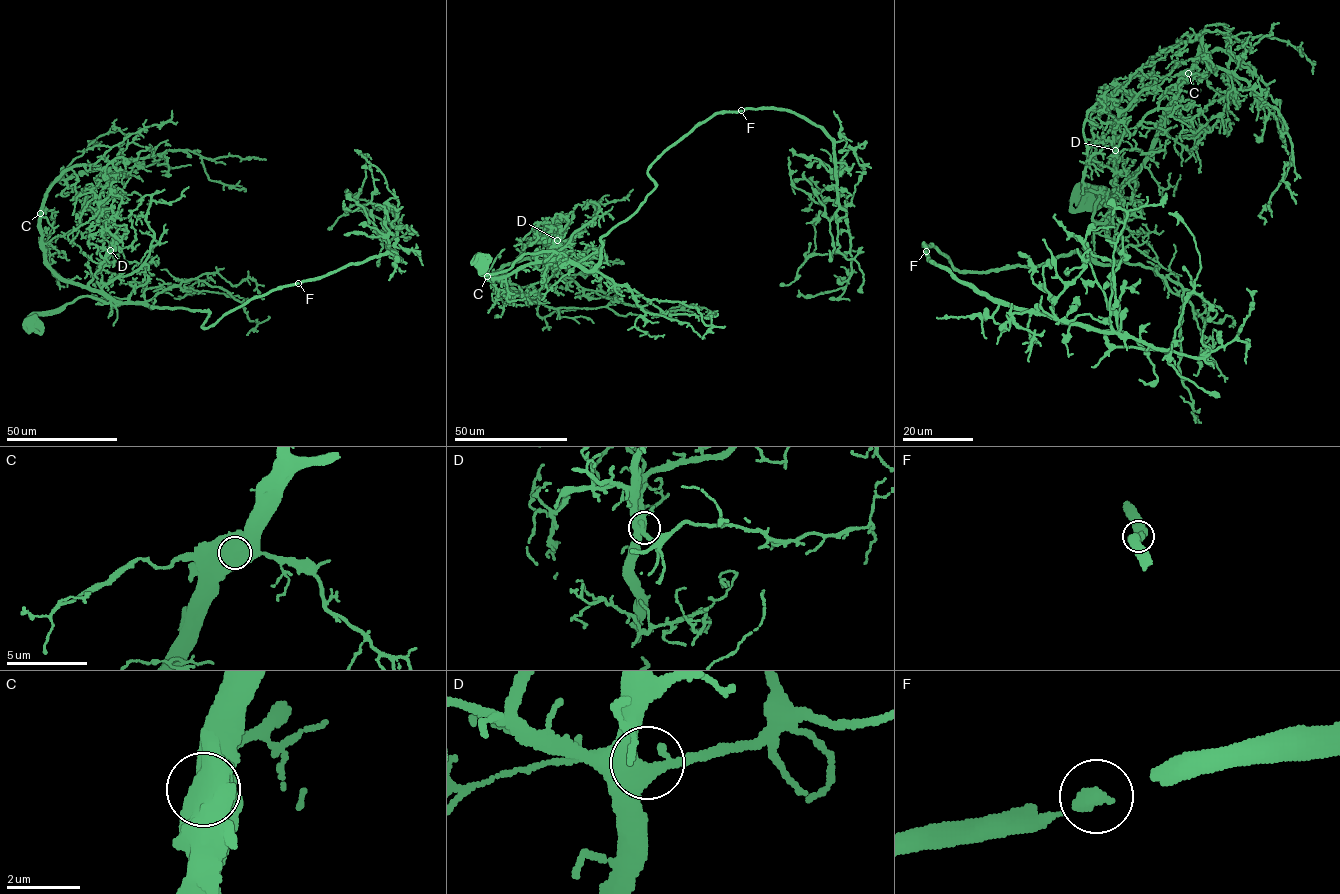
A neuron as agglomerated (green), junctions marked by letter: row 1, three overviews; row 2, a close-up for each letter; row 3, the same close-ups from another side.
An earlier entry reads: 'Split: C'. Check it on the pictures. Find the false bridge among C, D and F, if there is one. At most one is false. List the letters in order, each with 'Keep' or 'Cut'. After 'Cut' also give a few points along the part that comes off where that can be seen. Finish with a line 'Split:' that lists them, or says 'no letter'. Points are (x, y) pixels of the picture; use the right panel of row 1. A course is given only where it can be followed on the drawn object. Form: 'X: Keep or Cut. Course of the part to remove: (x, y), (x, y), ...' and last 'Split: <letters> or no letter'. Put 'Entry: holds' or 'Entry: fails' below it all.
C: Keep
D: Keep
F: Keep
Split: no letter
Entry: fails

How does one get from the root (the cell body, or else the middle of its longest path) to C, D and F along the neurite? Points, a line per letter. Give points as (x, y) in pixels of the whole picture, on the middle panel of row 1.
C: (481, 261), (483, 271), (496, 273), (507, 271), (526, 254), (553, 251), (559, 255), (497, 278), (487, 277)
D: (481, 261), (483, 271), (496, 273), (526, 254), (553, 251), (557, 259), (536, 257), (557, 240)
F: (481, 261), (499, 273), (553, 251), (591, 270), (602, 237), (655, 187), (647, 169), (659, 155), (741, 110)

